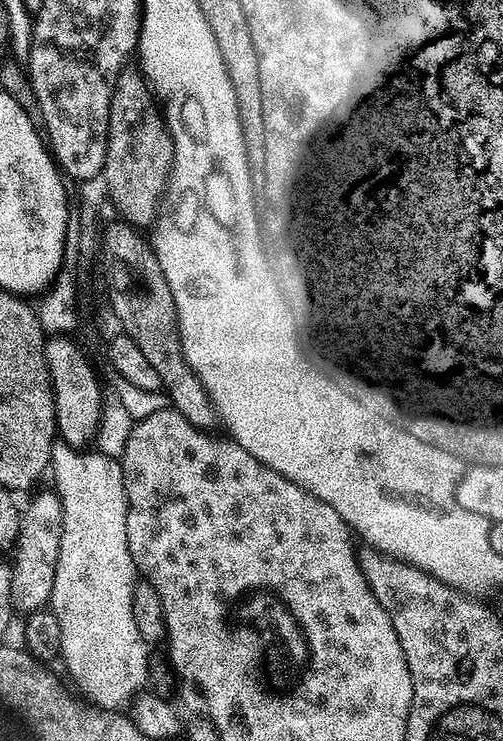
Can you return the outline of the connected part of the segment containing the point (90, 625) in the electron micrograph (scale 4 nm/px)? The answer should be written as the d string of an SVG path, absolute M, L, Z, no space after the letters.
M57 439L51 446L51 462L49 464L50 477L54 480L54 491L63 502L62 546L58 550L58 570L54 574L54 590L50 601L50 609L57 616L61 630L61 646L59 655L64 658L64 664L72 675L77 686L89 696L91 703L98 708L105 708L108 712L119 712L127 709L136 697L145 691L144 683L148 680L148 652L149 645L145 644L140 628L134 626L134 614L130 611L134 598L134 586L138 579L136 563L130 554L130 542L126 538L126 521L128 519L129 504L126 494L123 463L117 459L101 454L99 451L73 449L62 439Z

